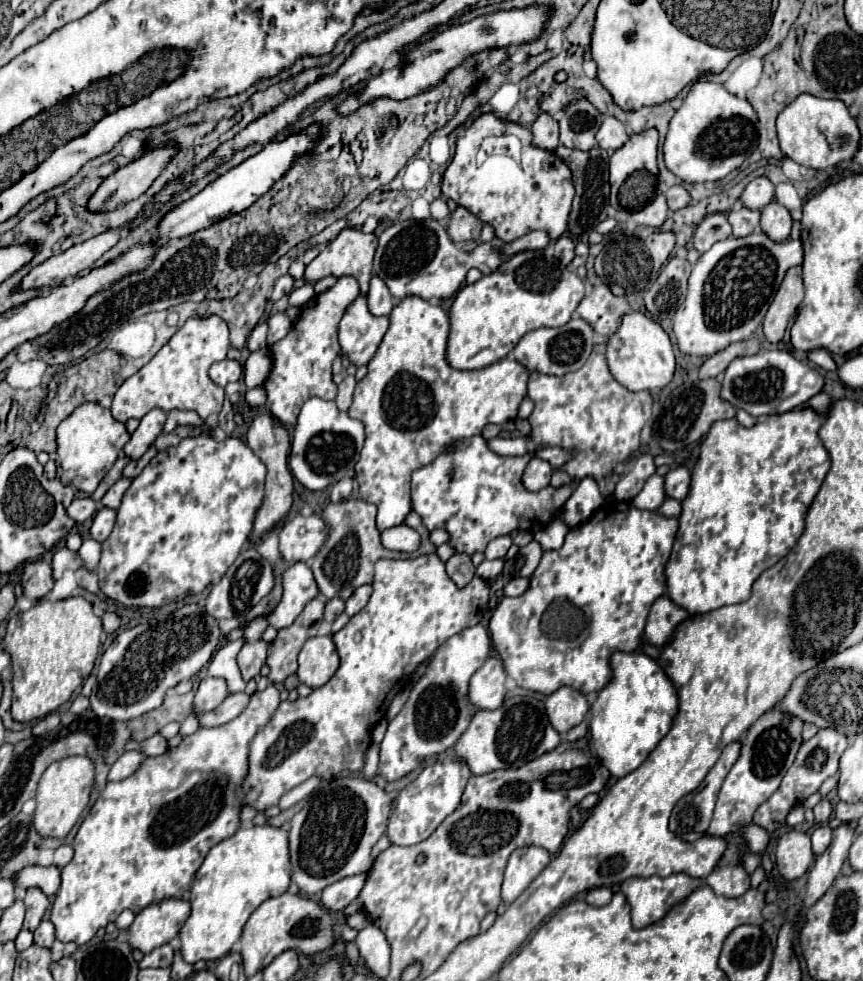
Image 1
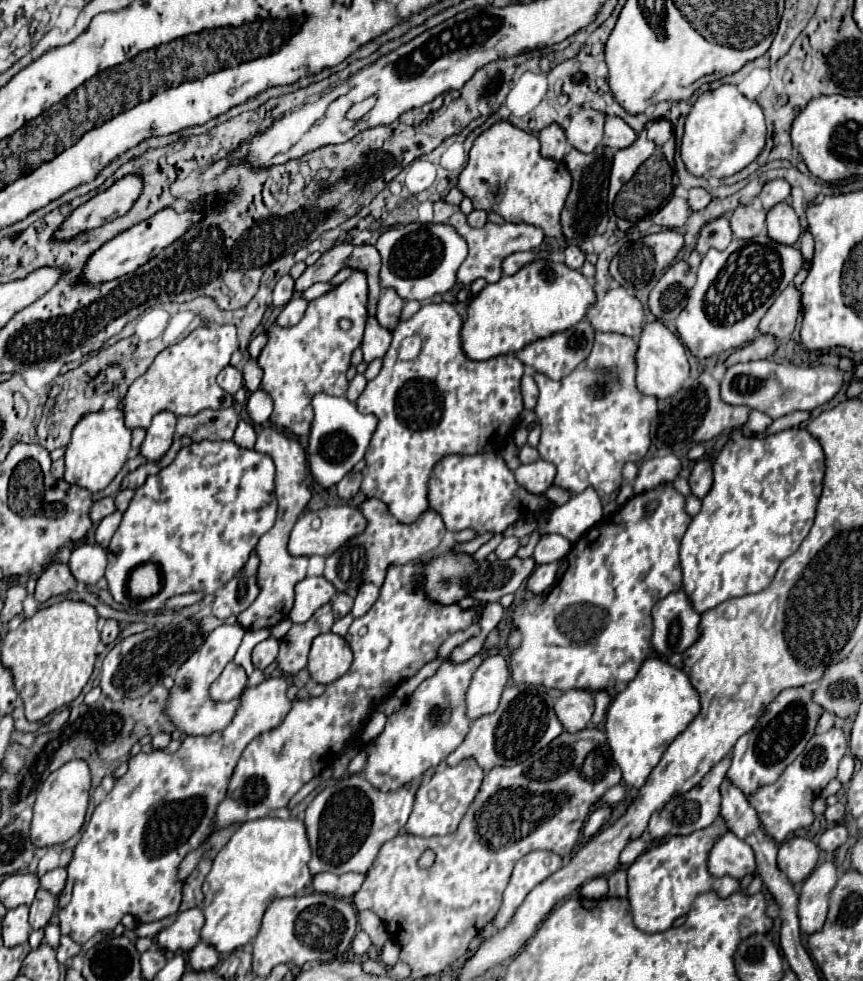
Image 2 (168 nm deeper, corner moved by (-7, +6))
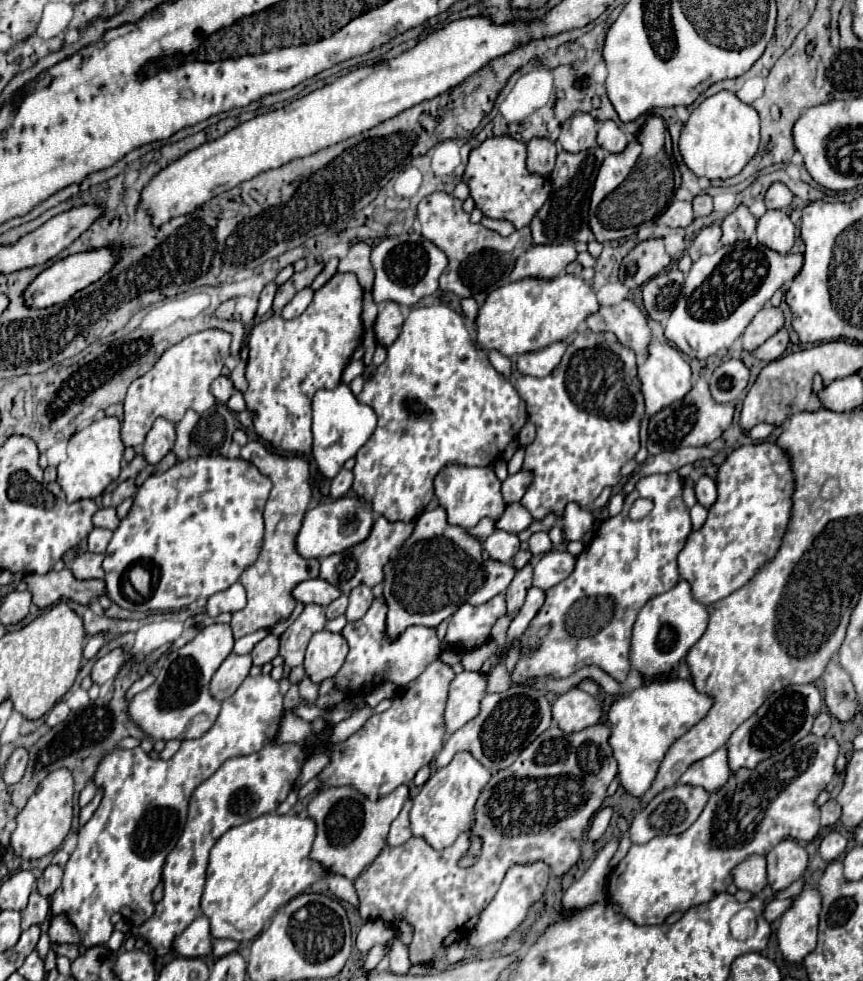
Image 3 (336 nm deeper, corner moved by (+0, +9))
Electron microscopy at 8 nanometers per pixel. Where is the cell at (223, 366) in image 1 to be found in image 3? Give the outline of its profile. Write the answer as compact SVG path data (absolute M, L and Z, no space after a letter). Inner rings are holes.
M219 376L213 384L211 384L211 394L215 396L215 400L219 404L227 404L227 400L233 394L233 382L227 376Z

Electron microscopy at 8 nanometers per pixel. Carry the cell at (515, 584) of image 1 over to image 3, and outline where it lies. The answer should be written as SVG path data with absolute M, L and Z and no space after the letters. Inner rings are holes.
M551 550L547 554L541 556L541 560L535 564L535 576L533 576L533 586L541 588L541 590L549 590L551 586L563 582L571 570L575 568L575 558L571 558L571 554L559 552L559 550Z

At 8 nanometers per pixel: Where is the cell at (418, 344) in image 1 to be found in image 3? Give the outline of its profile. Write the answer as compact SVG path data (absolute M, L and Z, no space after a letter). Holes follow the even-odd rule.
M433 304L433 306L427 306L427 308L413 308L411 314L407 316L405 324L403 324L403 330L399 334L399 338L387 348L387 360L377 366L375 374L365 382L363 386L363 392L357 396L359 402L371 406L377 414L377 428L373 432L373 436L369 438L367 444L361 446L361 450L357 452L355 456L355 468L353 468L353 476L355 476L355 482L353 482L353 490L369 500L373 504L373 510L379 514L379 516L385 516L389 522L411 522L415 520L415 516L419 516L429 502L433 502L435 498L435 488L433 488L433 480L435 476L439 474L439 470L443 470L445 466L449 464L461 464L461 466L493 466L495 460L503 454L503 450L507 448L507 444L511 440L517 438L519 430L525 426L525 422L529 420L529 414L525 410L525 402L519 398L517 390L513 388L513 384L503 376L499 374L491 364L489 364L489 358L487 358L487 352L481 350L469 336L467 328L465 328L465 322L463 322L463 316L457 314L455 310L451 310L449 306L445 304Z

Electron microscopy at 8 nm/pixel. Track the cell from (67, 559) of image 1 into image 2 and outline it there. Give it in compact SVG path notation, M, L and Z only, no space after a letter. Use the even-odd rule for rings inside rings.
M78 545L70 555L70 571L72 575L86 583L94 585L106 569L106 551L98 545Z

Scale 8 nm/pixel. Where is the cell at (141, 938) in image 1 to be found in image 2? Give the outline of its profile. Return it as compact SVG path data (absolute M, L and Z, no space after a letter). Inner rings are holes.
M200 907L176 913L172 925L158 931L154 937L156 945L166 951L188 951L200 941L200 929L204 925L204 915Z

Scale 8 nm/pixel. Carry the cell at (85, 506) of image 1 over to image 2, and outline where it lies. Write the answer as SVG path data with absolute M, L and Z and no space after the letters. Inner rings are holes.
M104 497L100 501L94 501L92 507L90 507L90 519L98 525L106 515L114 513L116 507L114 507L114 497Z

